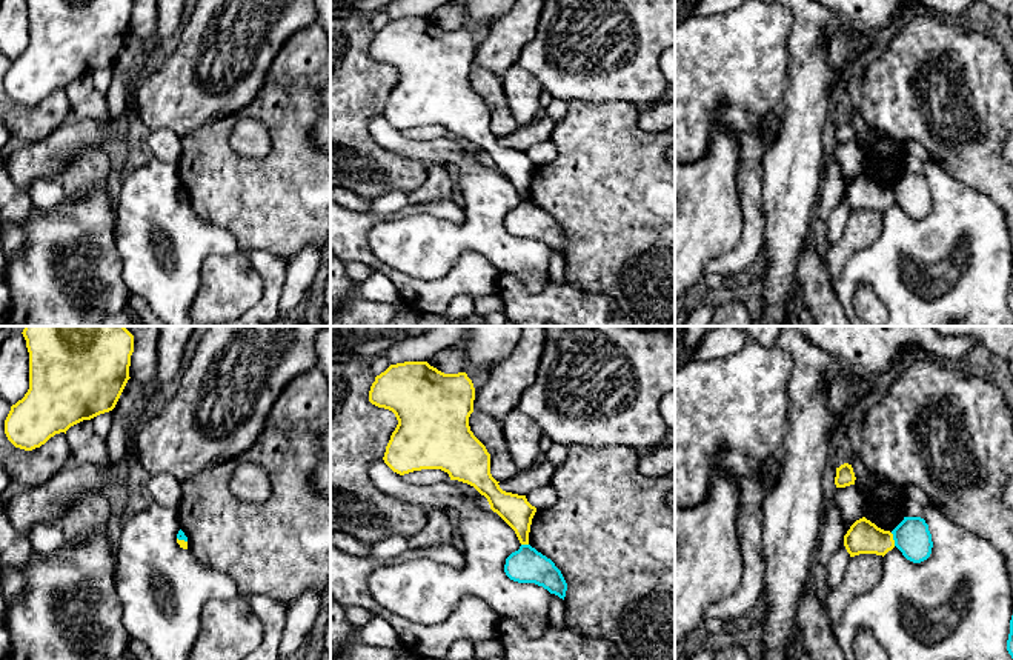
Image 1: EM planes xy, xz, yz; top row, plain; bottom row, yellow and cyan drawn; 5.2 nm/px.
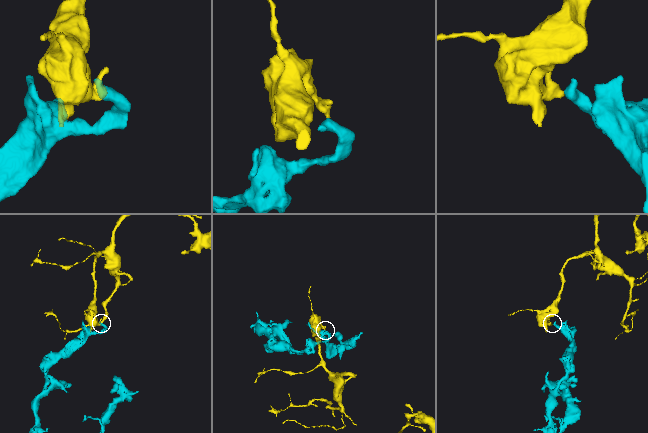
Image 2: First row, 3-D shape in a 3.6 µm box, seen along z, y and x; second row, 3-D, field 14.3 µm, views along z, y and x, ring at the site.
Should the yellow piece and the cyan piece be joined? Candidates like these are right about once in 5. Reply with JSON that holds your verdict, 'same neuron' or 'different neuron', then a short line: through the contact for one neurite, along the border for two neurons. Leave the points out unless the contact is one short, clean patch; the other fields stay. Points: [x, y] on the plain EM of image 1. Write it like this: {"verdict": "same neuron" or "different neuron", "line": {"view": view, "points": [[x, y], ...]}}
{"verdict": "different neuron", "line": {"view": "yz", "points": [[890, 188], [895, 200]]}}

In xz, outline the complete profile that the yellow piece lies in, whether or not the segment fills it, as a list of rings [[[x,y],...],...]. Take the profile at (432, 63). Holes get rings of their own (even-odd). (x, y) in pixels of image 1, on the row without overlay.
[[[427,17],[390,20],[375,32],[369,57],[395,69],[398,80],[386,102],[384,118],[404,131],[421,125],[441,125],[450,135],[473,142],[516,189],[521,200],[529,200],[529,188],[536,163],[526,151],[506,148],[490,129],[490,109],[473,91],[469,72],[473,68],[475,43],[466,28],[444,29]]]

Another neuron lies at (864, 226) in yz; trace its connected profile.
[[[859,209],[850,214],[842,237],[827,254],[827,268],[833,277],[841,275],[849,257],[872,243],[881,235],[884,212],[876,209]]]

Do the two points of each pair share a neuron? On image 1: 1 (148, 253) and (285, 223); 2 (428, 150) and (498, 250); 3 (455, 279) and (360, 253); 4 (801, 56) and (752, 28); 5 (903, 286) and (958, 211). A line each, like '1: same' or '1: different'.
1: different
2: same
3: same
4: different
5: same

